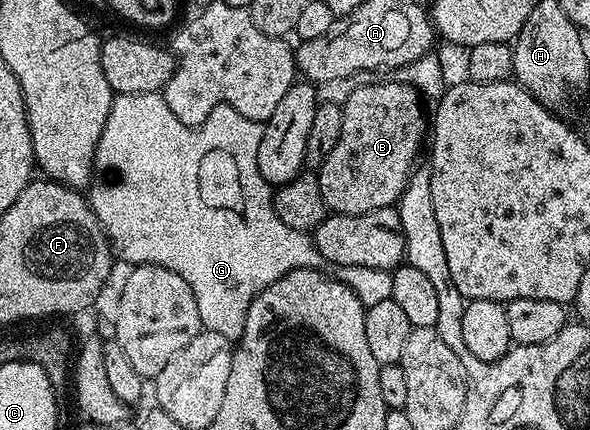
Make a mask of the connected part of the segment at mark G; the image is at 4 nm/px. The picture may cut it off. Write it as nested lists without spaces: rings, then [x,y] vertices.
[[[154,91],[153,93],[133,93],[132,95],[115,95],[111,101],[109,117],[105,121],[105,129],[97,141],[95,150],[95,162],[93,164],[93,182],[90,184],[89,202],[93,213],[99,219],[99,224],[103,226],[103,231],[111,244],[111,250],[116,256],[119,255],[127,262],[127,265],[142,265],[151,263],[155,267],[164,267],[177,277],[181,277],[193,289],[193,297],[197,301],[197,313],[203,322],[202,330],[221,333],[221,337],[232,341],[238,341],[241,333],[245,329],[245,317],[247,310],[253,300],[261,292],[273,285],[285,273],[297,269],[319,269],[324,266],[321,253],[317,253],[315,240],[306,231],[289,229],[281,217],[277,217],[273,202],[272,184],[266,183],[261,177],[261,169],[257,169],[257,145],[261,145],[263,136],[263,124],[245,118],[237,109],[233,109],[227,103],[219,103],[209,113],[209,117],[201,127],[185,127],[177,117],[173,117],[173,109],[165,105],[162,94]]]

